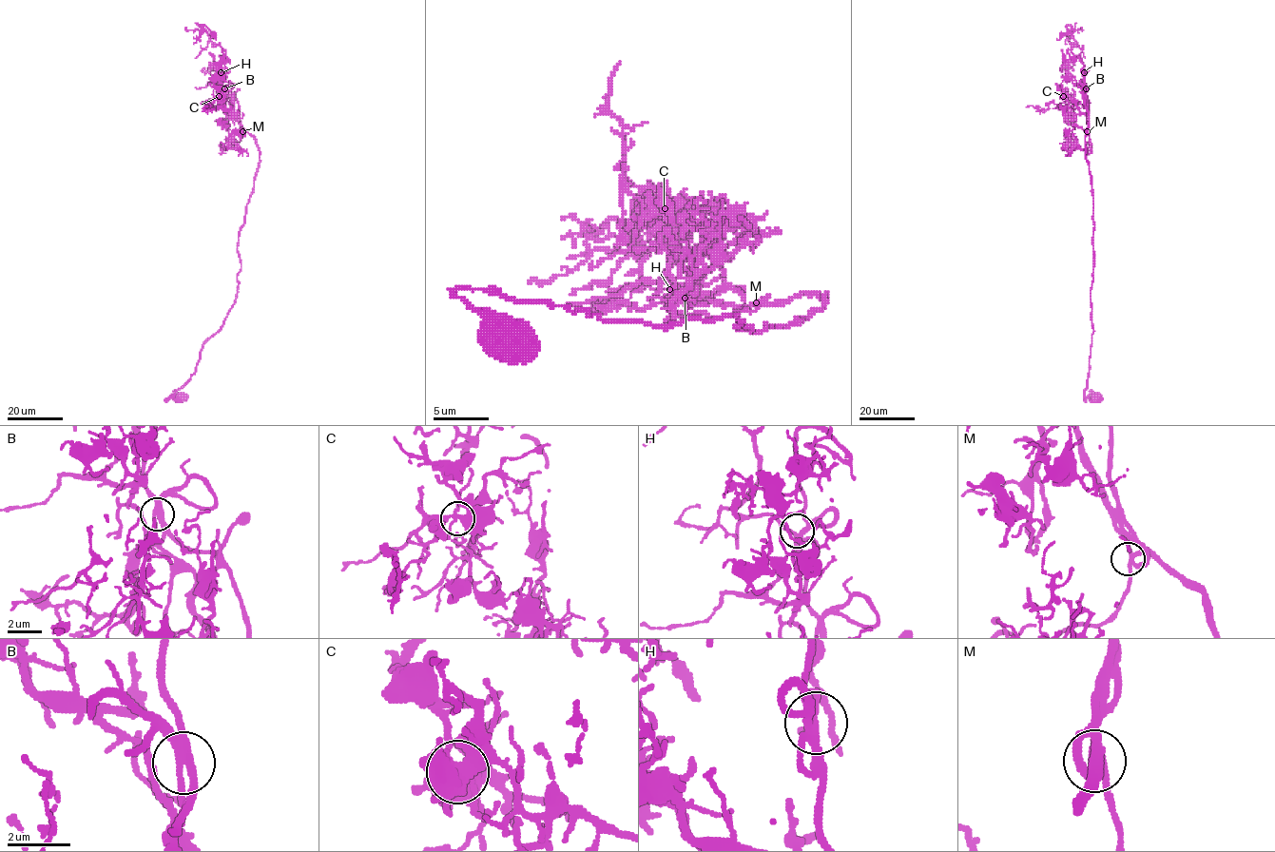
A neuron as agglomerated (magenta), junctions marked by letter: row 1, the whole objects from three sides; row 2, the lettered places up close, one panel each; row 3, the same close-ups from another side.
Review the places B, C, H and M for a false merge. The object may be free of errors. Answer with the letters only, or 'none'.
none

